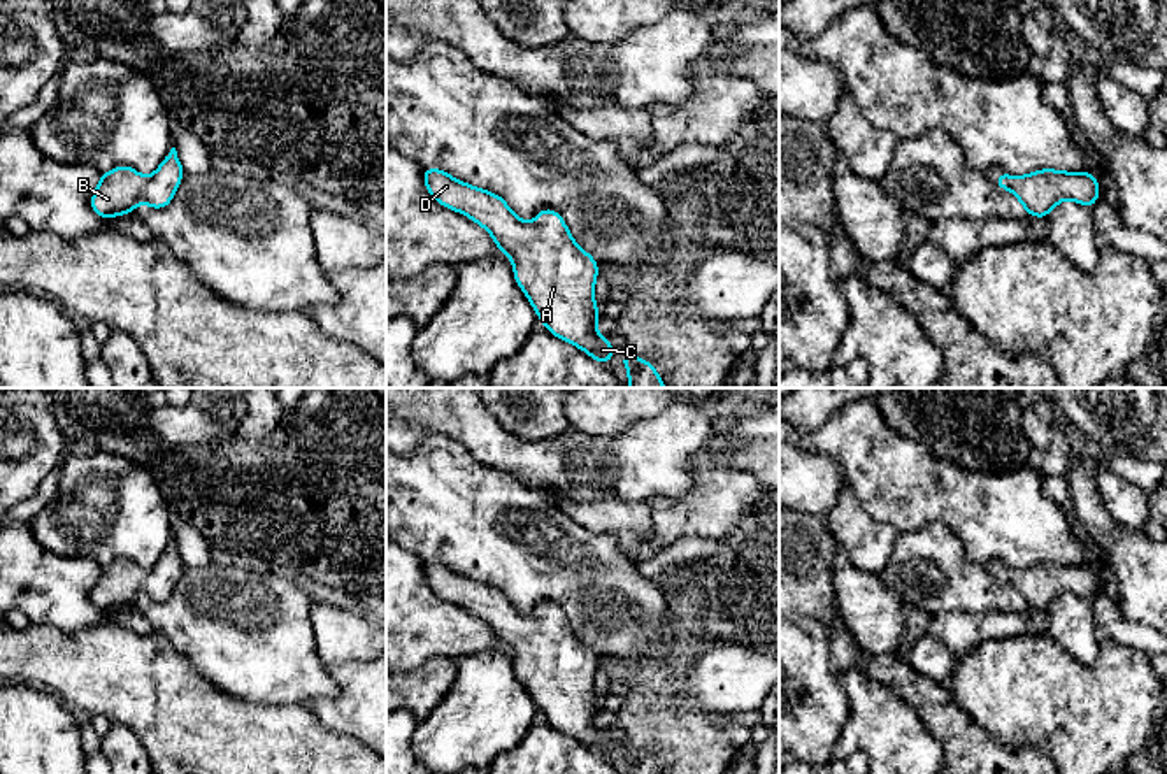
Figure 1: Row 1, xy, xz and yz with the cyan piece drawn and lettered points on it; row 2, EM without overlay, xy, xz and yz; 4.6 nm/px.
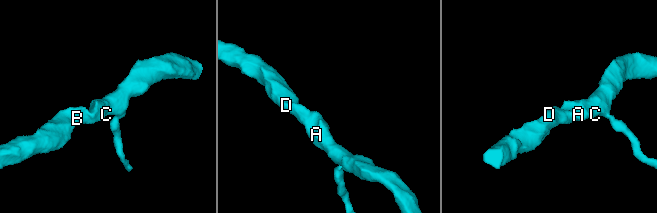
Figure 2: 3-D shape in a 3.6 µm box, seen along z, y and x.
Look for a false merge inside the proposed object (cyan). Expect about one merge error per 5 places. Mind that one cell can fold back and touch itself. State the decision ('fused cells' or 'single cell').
single cell

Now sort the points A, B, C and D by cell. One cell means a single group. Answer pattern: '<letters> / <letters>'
A B C D

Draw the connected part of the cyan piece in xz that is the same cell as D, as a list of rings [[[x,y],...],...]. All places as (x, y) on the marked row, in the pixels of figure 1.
[[[442,168],[421,170],[426,191],[440,205],[486,228],[514,262],[514,279],[548,332],[609,365],[614,348],[595,330],[598,263],[576,244],[563,218],[542,209],[533,223],[525,223],[500,195],[465,184]]]

